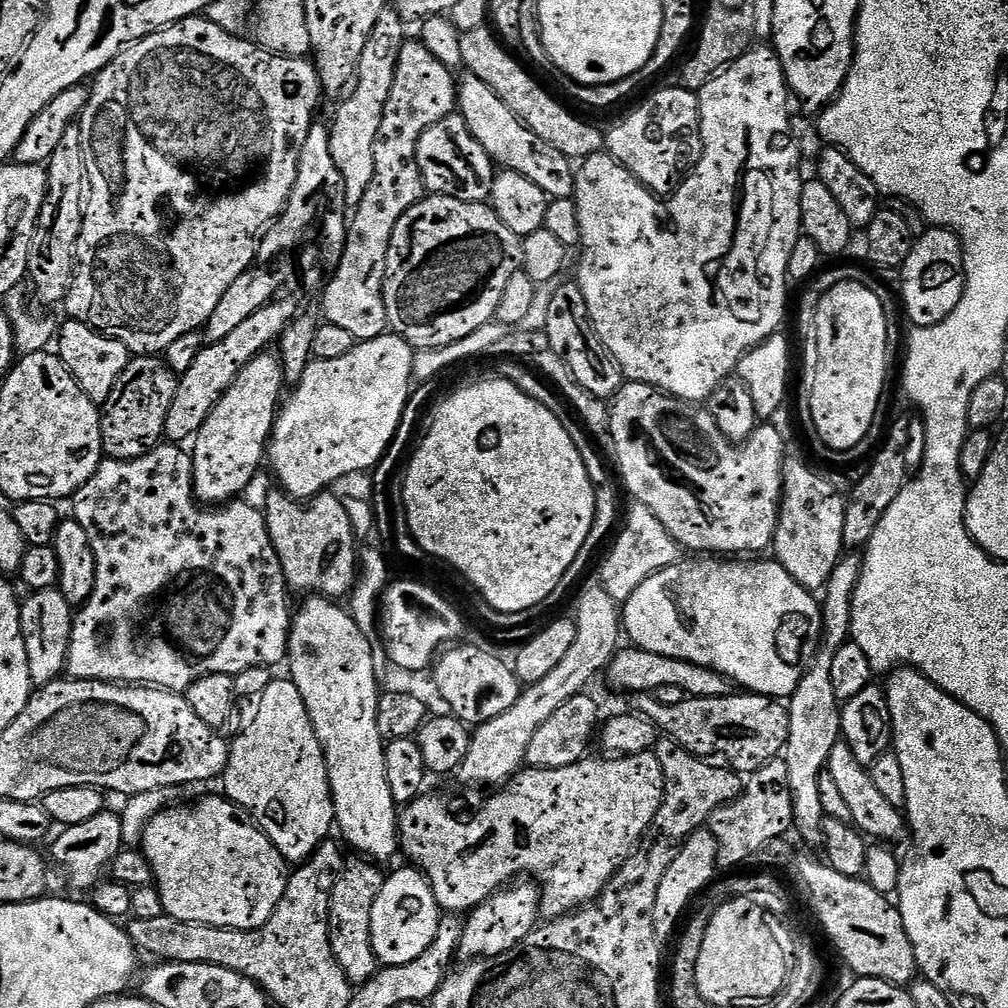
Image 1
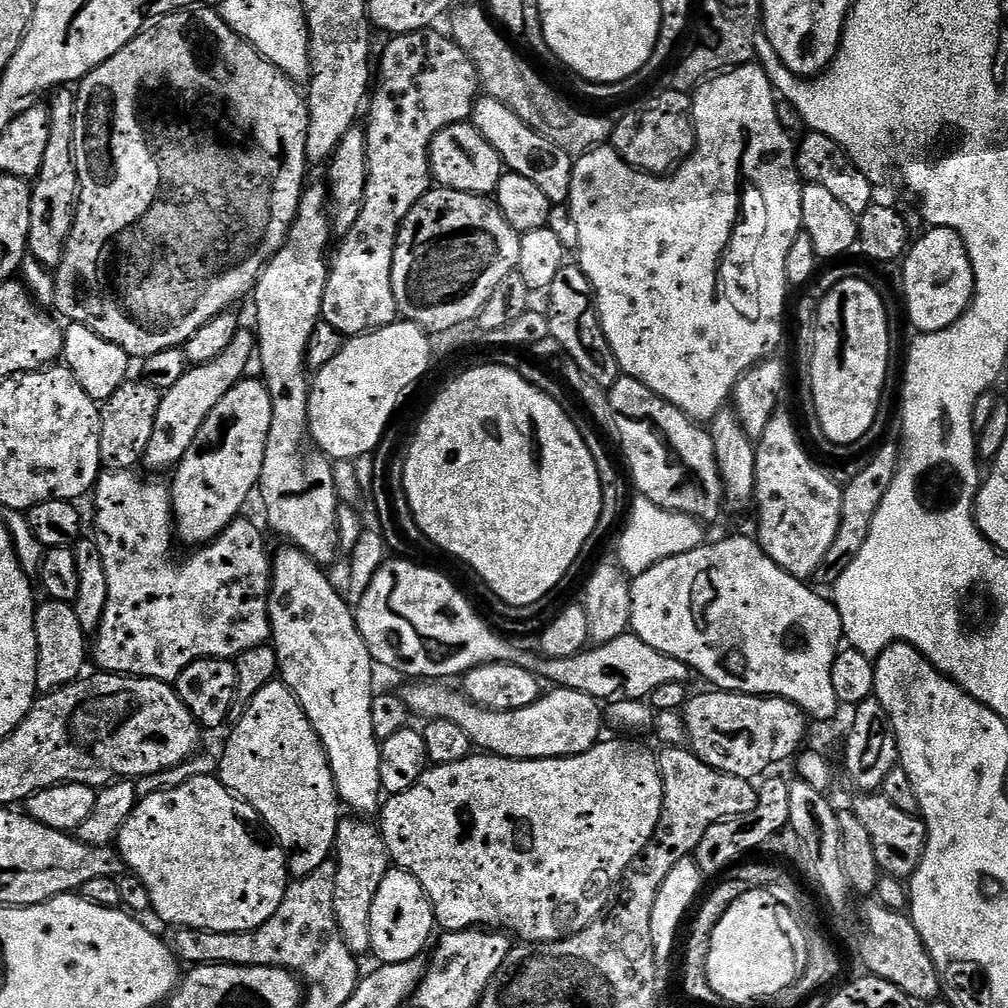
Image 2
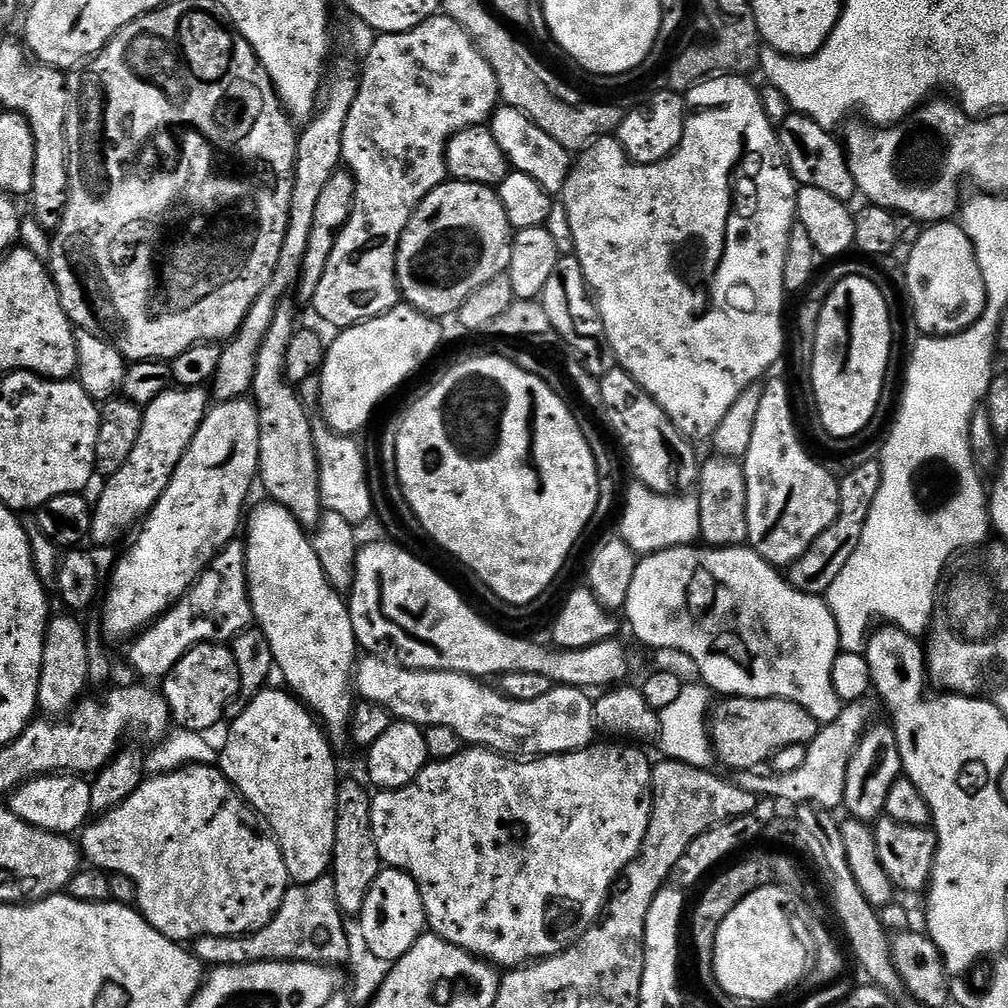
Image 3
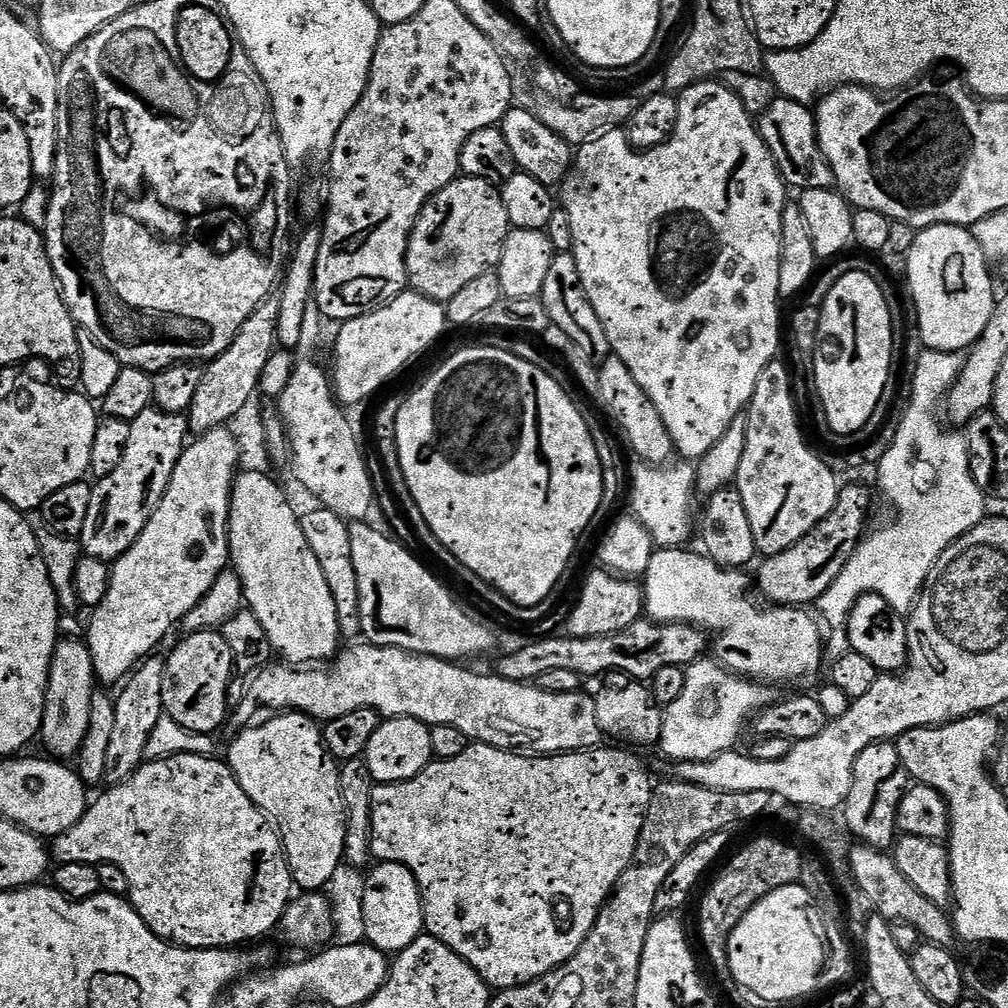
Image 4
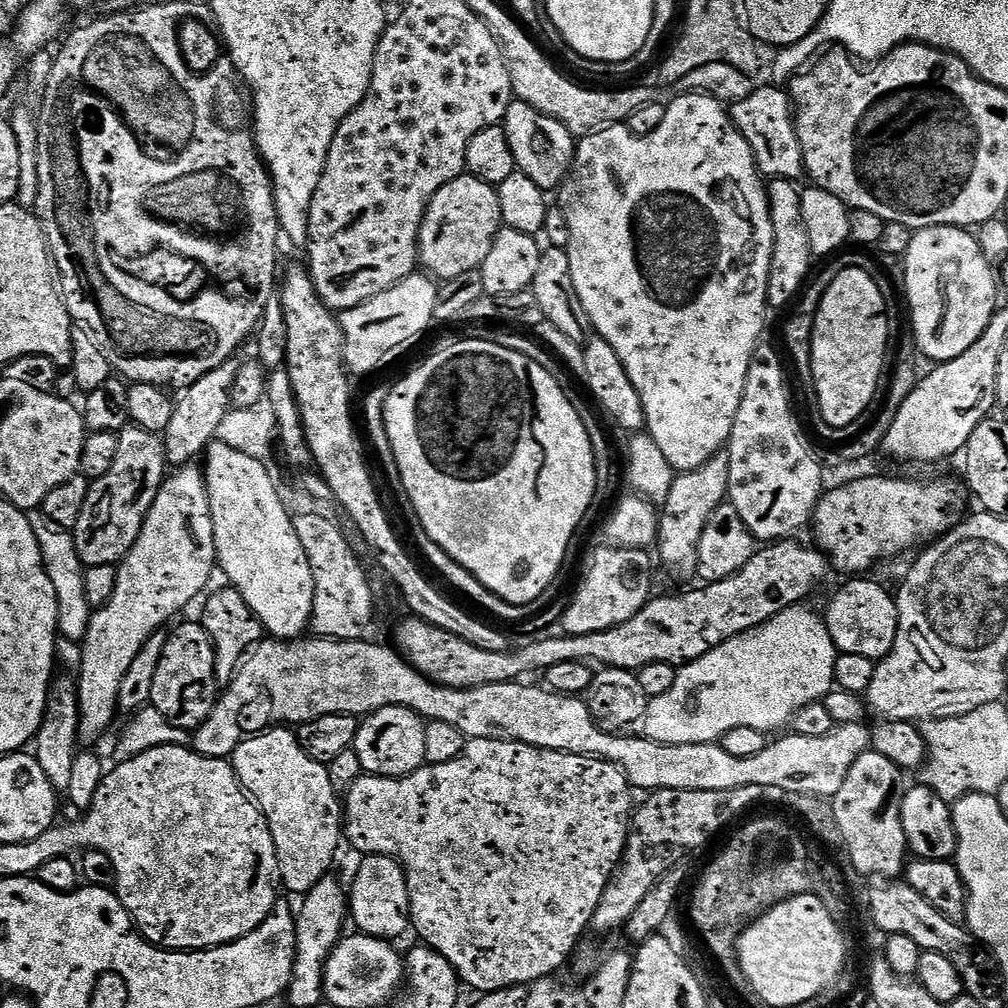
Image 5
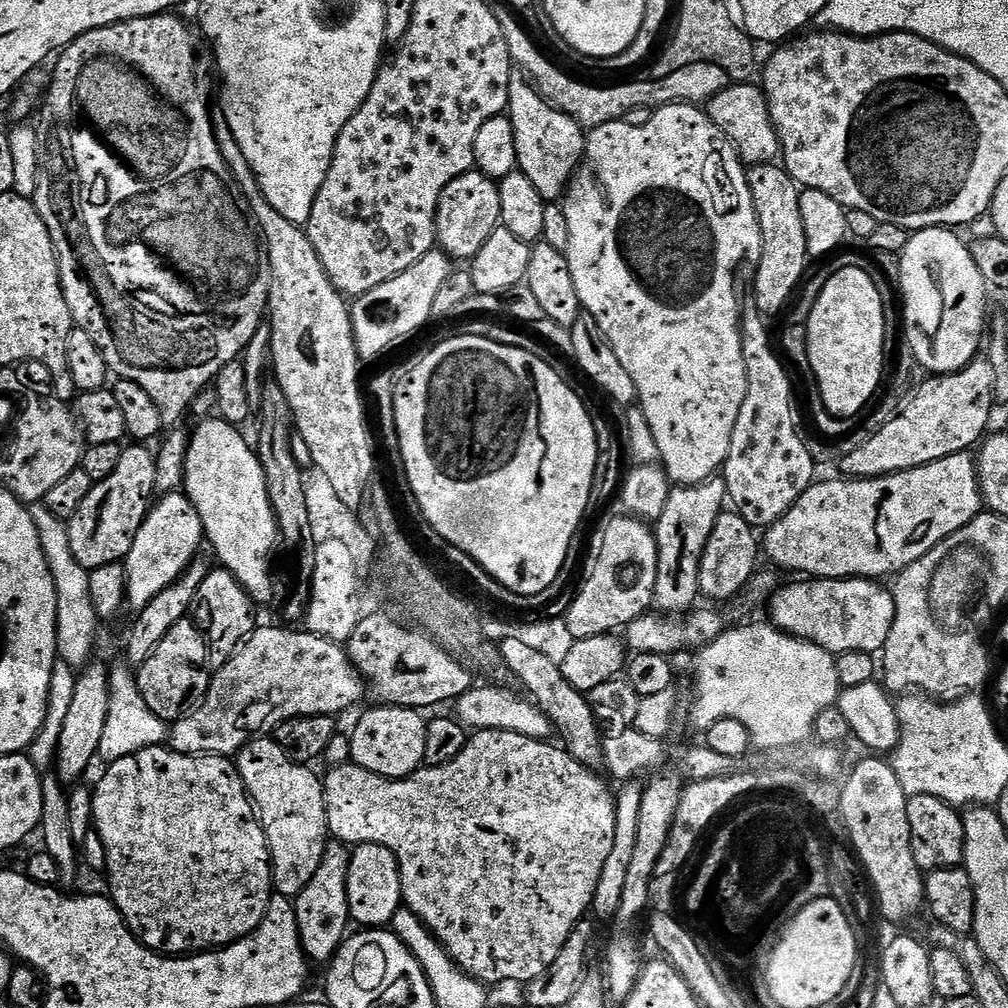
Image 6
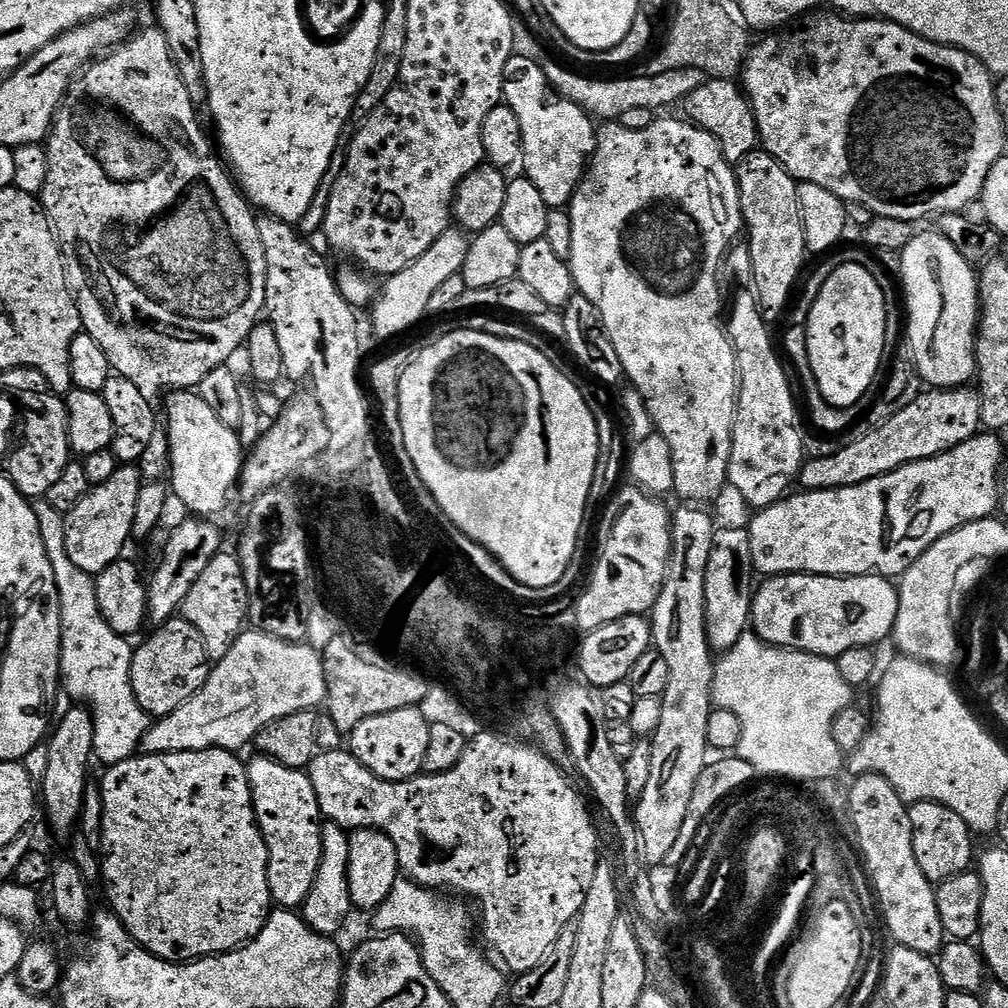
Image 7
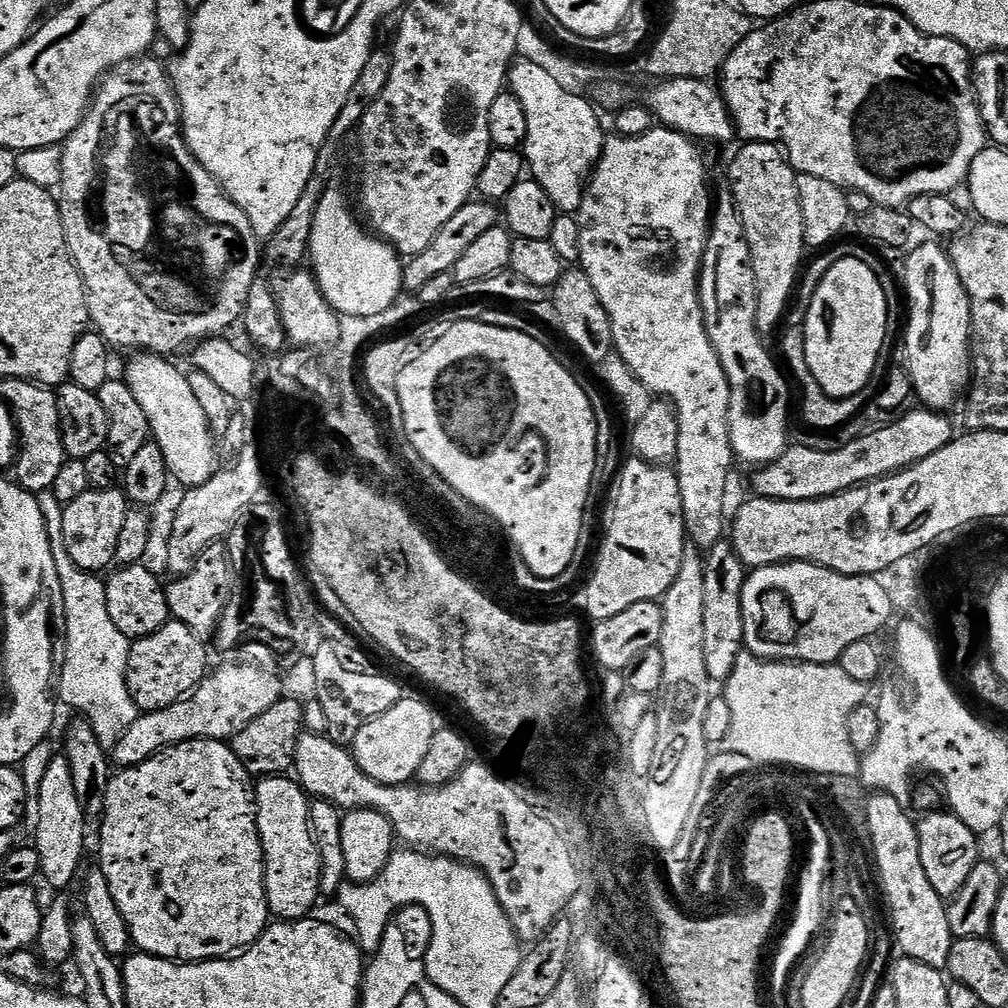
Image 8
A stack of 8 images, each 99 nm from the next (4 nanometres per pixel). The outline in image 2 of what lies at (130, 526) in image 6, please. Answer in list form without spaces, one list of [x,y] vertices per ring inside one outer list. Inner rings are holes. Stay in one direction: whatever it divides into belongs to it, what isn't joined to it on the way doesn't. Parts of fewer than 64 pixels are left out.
[[[241,330],[234,334],[234,342],[226,346],[219,358],[214,362],[197,364],[189,367],[187,372],[174,382],[174,386],[163,389],[158,406],[158,418],[154,418],[154,432],[150,434],[150,446],[146,446],[143,467],[153,468],[153,473],[160,474],[163,468],[175,469],[181,458],[190,450],[190,442],[198,438],[198,430],[202,430],[202,422],[226,398],[226,394],[239,380],[249,375],[248,367],[253,367],[254,357],[257,355],[256,334],[252,330]]]

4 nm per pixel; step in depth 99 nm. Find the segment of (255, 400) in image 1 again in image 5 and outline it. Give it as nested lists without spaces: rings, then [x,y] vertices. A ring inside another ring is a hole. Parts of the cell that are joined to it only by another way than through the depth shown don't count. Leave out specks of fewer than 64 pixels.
[[[180,466],[176,472],[167,477],[144,519],[142,530],[129,550],[127,556],[120,561],[116,573],[114,594],[110,594],[110,602],[106,606],[95,609],[92,621],[82,641],[84,649],[80,652],[80,680],[75,681],[78,698],[78,734],[79,743],[84,746],[96,746],[108,732],[108,727],[116,720],[116,712],[120,708],[118,690],[122,690],[122,678],[126,678],[126,670],[138,658],[138,650],[154,633],[161,631],[167,620],[175,621],[180,611],[203,590],[212,576],[212,568],[217,567],[216,543],[214,542],[214,522],[210,514],[208,487],[204,481],[204,473],[196,466]]]

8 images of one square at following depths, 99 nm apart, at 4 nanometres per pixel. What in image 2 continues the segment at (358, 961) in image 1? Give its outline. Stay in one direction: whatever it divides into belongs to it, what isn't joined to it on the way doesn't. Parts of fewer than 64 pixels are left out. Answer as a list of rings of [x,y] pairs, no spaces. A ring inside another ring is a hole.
[[[341,819],[336,831],[336,847],[334,863],[336,865],[336,885],[334,886],[334,914],[336,925],[346,942],[346,946],[354,954],[367,953],[372,947],[370,942],[370,906],[374,906],[374,894],[378,894],[378,886],[382,886],[382,878],[386,878],[390,867],[388,851],[384,839],[380,837],[380,829],[375,823],[367,824],[367,819]]]

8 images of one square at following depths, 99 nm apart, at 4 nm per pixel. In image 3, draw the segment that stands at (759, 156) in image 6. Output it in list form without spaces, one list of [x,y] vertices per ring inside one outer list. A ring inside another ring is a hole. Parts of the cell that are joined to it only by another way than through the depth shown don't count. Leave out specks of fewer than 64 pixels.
[[[789,114],[779,125],[778,135],[780,149],[797,185],[814,190],[826,190],[826,194],[845,202],[851,201],[851,196],[857,195],[856,183],[848,170],[844,145],[837,137],[836,140],[832,137],[835,135],[829,129],[818,126],[818,122],[814,122],[809,116]]]

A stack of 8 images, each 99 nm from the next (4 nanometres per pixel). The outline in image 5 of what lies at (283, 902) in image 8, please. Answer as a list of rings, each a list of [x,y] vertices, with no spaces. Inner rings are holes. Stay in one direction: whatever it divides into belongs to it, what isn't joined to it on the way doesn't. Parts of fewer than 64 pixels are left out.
[[[288,726],[269,728],[245,738],[232,753],[230,763],[244,791],[268,823],[274,838],[279,883],[297,894],[309,892],[323,876],[329,875],[331,868],[328,867],[340,848],[340,840],[342,844],[342,800],[330,782],[328,766],[310,758],[310,754],[302,750],[299,735]]]

